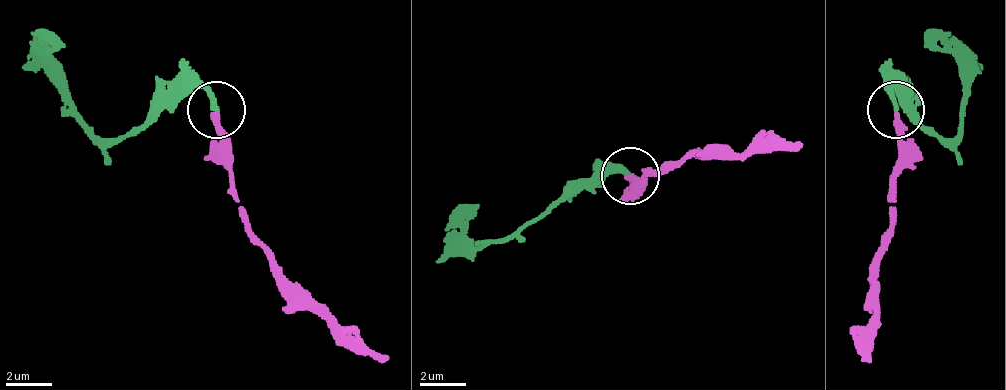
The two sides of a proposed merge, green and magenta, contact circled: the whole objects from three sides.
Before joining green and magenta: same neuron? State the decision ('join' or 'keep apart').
join

